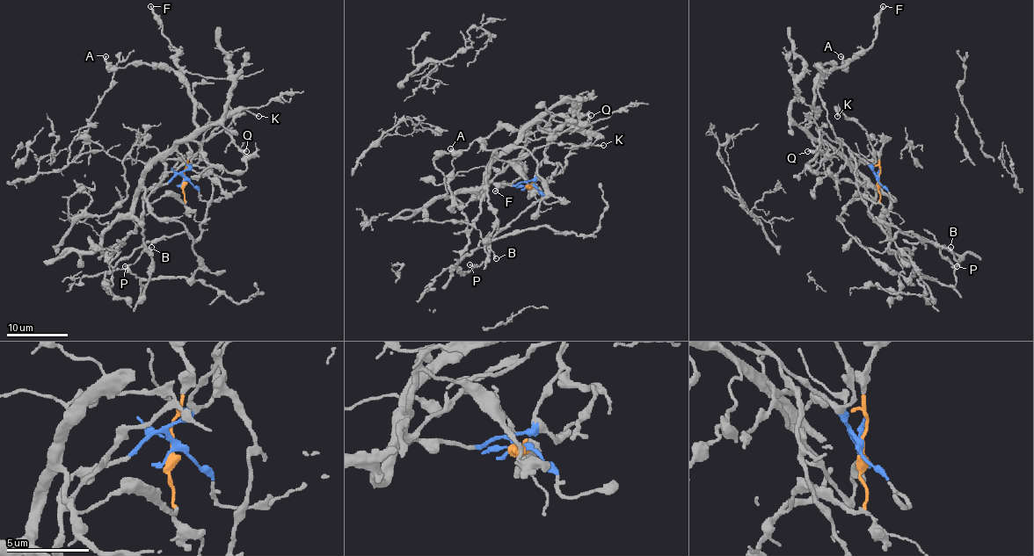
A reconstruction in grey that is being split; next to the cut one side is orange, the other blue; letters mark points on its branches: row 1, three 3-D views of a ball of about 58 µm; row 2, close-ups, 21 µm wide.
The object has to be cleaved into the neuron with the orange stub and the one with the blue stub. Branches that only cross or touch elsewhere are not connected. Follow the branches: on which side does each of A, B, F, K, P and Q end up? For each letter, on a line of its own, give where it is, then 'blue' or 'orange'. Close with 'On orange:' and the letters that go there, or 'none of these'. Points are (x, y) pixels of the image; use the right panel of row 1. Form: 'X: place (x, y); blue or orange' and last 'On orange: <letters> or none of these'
A: place (841, 56); orange
B: place (950, 247); blue
F: place (883, 6); orange
K: place (837, 116); blue
P: place (957, 266); blue
Q: place (807, 151); blue
On orange: A, F

